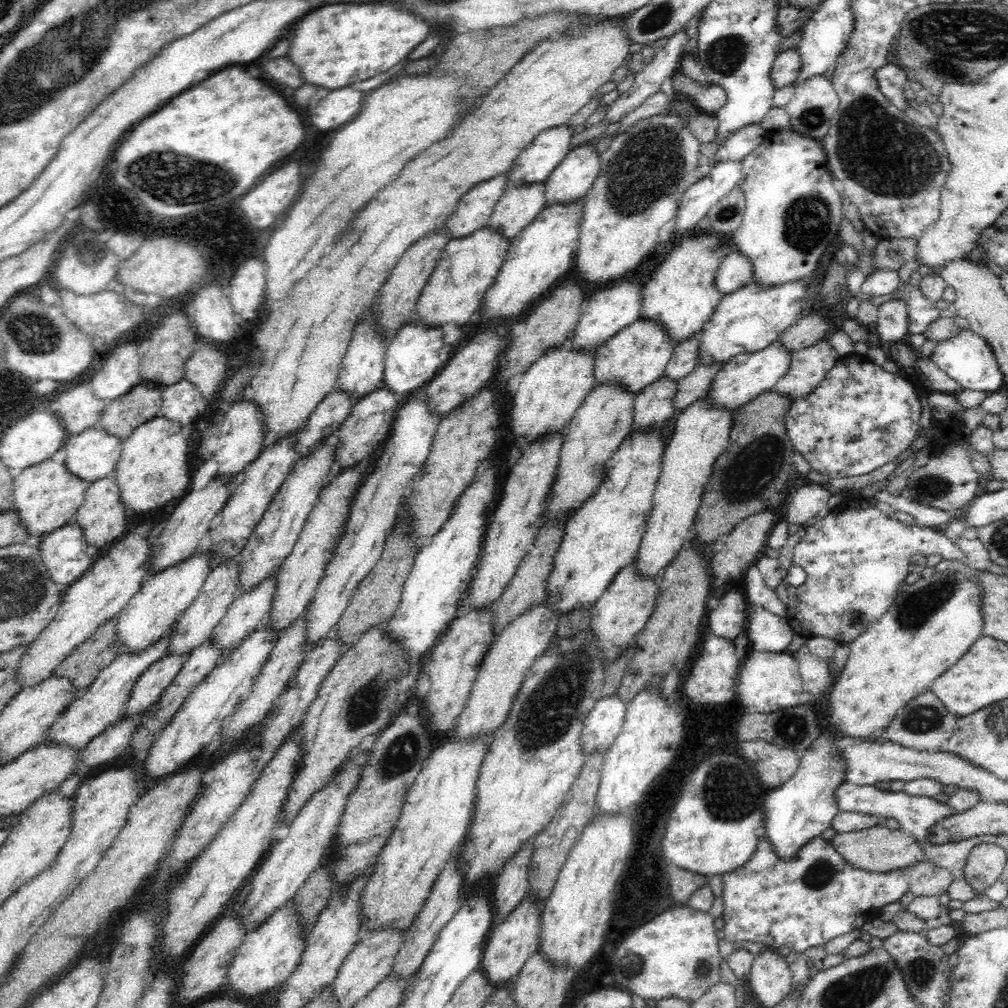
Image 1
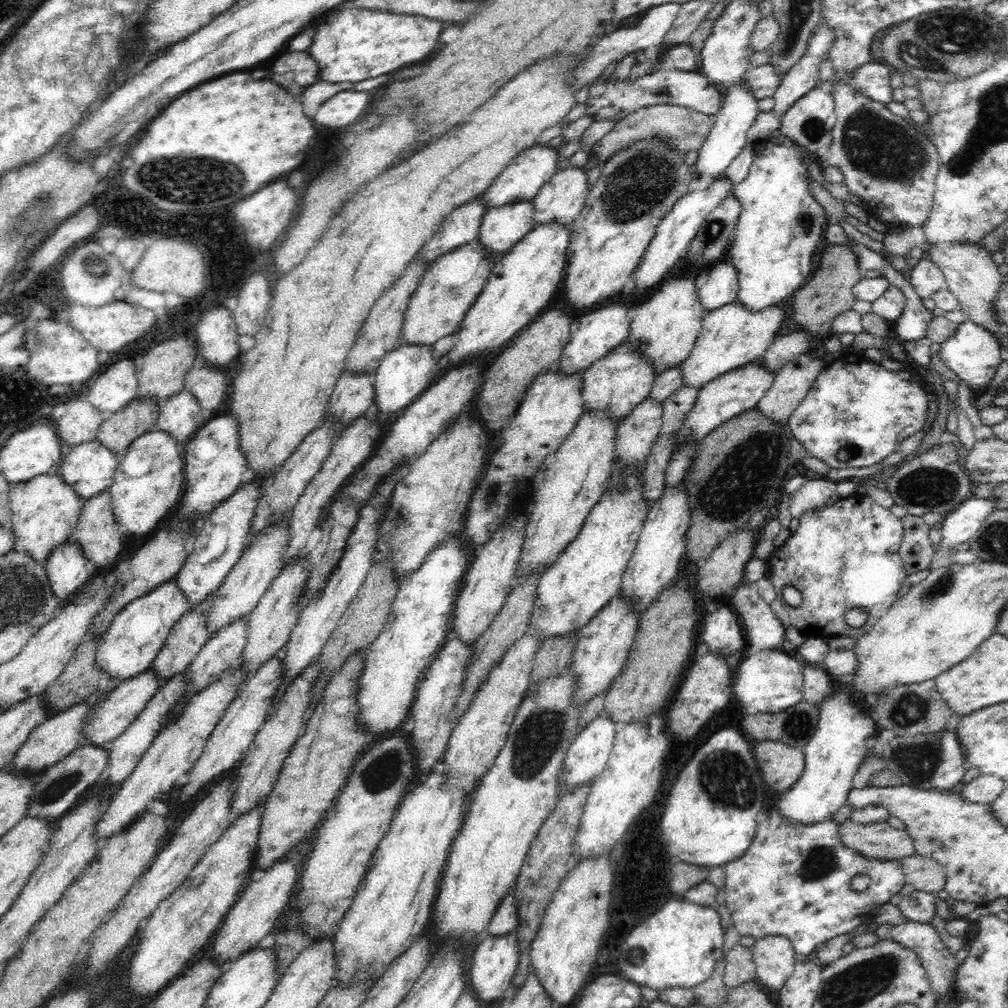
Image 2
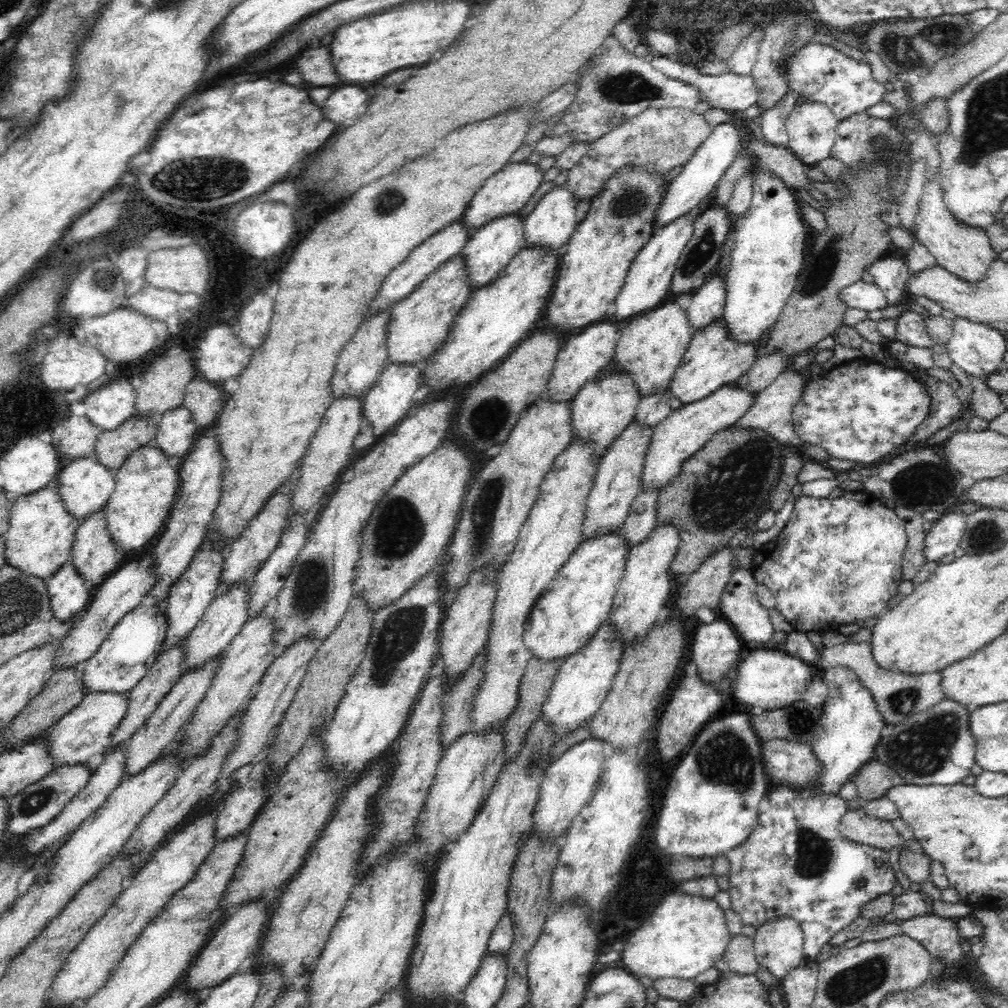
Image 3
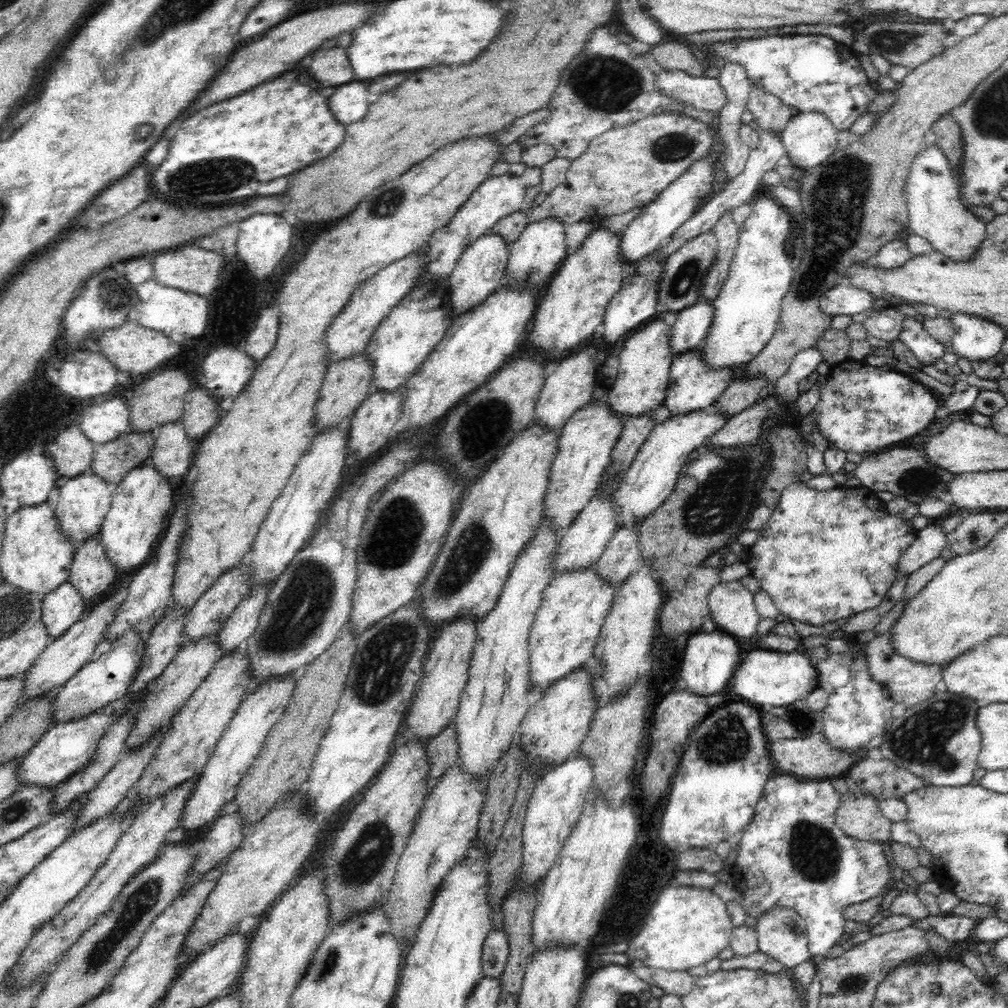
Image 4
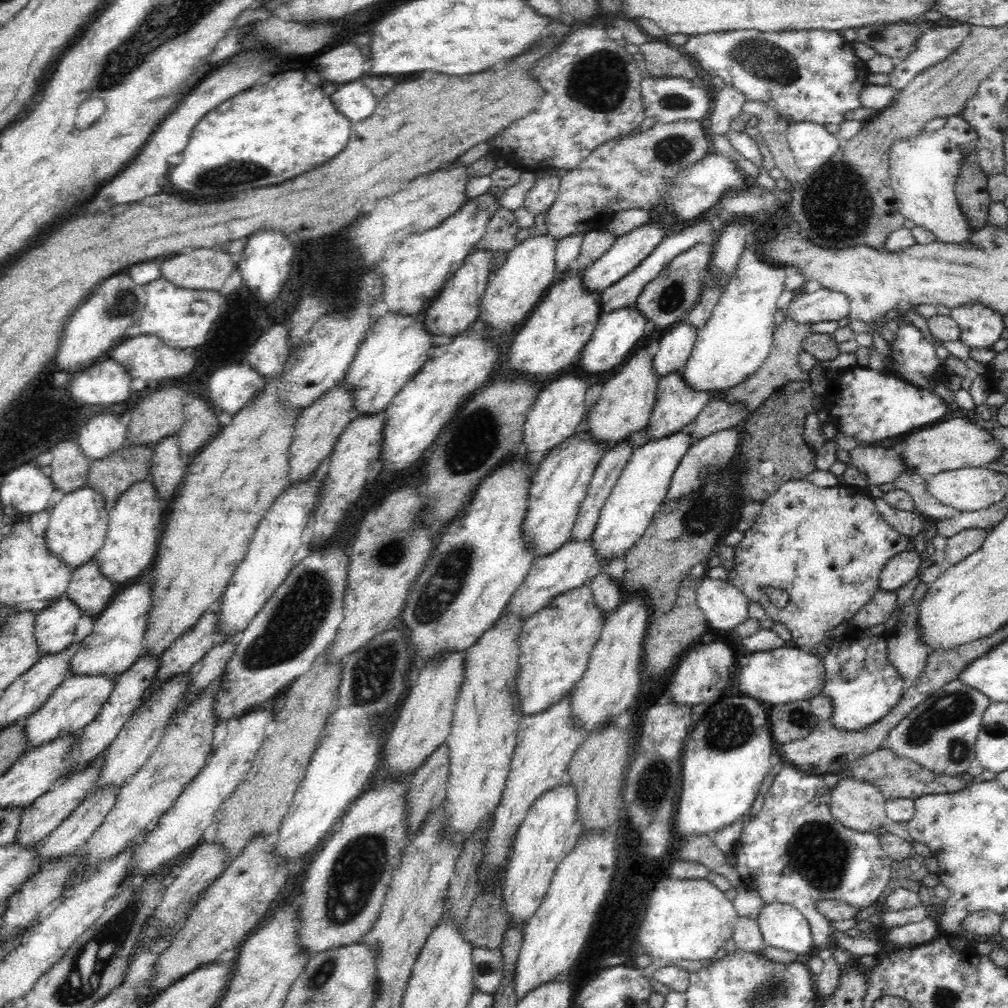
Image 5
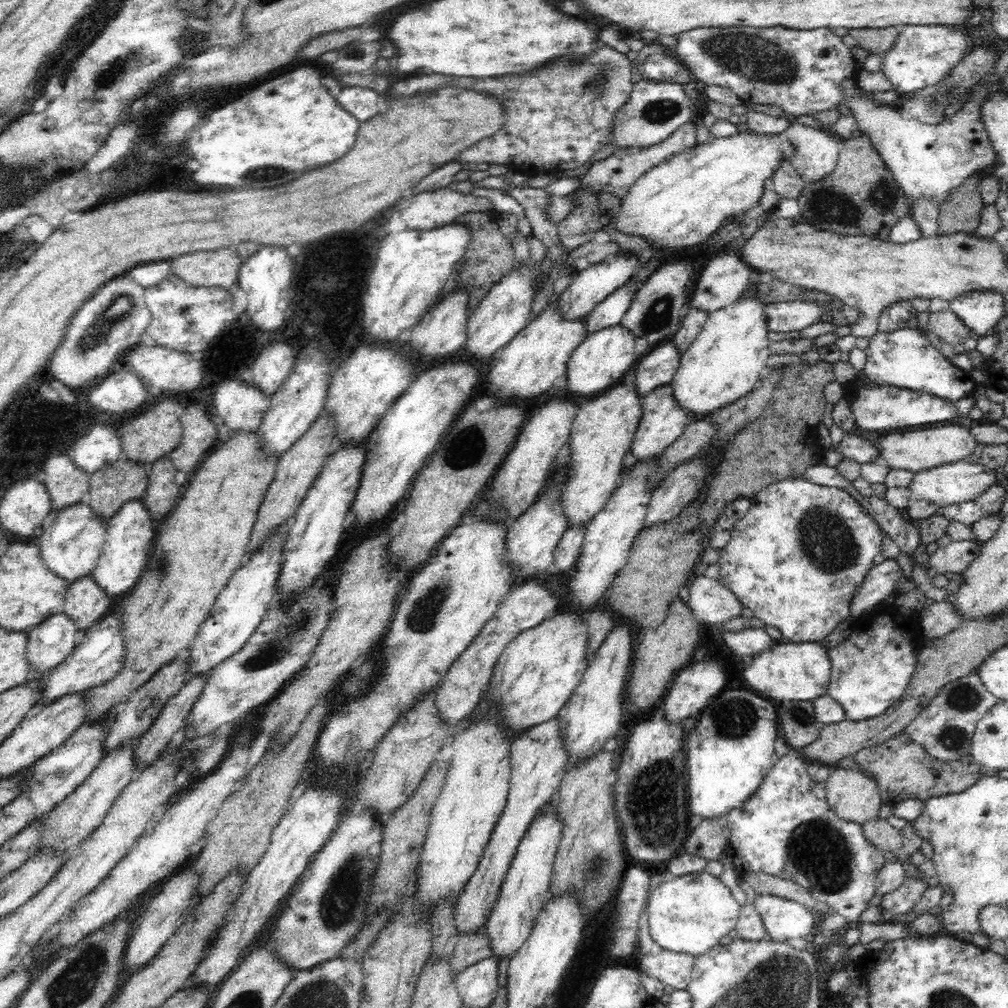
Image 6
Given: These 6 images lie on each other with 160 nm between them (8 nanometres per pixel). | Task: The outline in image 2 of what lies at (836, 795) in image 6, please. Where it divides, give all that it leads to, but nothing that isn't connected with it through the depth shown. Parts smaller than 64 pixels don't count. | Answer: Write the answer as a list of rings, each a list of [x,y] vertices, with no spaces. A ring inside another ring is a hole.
[[[848,818],[839,824],[838,832],[844,846],[866,858],[899,861],[915,854],[913,838],[905,830],[891,827],[888,821],[856,824]]]

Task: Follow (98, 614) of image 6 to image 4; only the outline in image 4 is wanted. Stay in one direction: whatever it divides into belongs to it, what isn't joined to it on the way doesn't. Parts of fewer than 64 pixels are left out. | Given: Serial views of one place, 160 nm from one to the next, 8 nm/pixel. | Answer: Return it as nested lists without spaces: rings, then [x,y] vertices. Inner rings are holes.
[[[91,536],[78,546],[68,581],[82,595],[87,610],[100,602],[116,582],[116,573],[106,557],[106,549],[100,543],[99,536]]]

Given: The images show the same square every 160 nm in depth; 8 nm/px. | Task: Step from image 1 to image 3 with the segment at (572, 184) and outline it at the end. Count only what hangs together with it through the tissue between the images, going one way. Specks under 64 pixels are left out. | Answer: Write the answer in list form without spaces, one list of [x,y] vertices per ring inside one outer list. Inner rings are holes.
[[[556,185],[524,220],[527,246],[542,246],[557,252],[579,224],[577,201],[566,185]]]

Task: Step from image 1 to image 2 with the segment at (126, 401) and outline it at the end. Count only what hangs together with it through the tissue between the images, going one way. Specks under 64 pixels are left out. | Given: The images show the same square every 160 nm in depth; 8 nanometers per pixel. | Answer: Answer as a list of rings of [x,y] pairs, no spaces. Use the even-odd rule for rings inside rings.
[[[132,399],[121,411],[106,416],[97,432],[97,439],[120,457],[135,438],[153,428],[160,409],[154,399]]]

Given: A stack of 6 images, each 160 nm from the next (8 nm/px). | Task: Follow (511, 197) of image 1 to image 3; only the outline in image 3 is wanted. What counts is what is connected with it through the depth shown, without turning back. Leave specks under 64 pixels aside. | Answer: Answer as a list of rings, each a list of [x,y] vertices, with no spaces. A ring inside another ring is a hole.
[[[516,213],[494,218],[490,224],[482,226],[471,234],[460,256],[464,258],[465,267],[468,269],[472,292],[494,280],[494,277],[510,264],[510,260],[527,246],[524,235],[524,220]]]

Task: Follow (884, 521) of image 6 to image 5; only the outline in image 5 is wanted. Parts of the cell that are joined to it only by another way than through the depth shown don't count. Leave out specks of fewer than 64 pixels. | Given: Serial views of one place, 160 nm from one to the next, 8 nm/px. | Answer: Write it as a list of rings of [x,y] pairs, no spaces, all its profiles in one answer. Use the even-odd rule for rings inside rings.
[[[880,497],[874,498],[878,513],[882,515],[882,518],[894,527],[896,531],[906,535],[908,538],[916,536],[920,530],[924,529],[927,520],[923,513],[917,512],[906,512],[906,510],[898,510],[888,504],[884,499]]]

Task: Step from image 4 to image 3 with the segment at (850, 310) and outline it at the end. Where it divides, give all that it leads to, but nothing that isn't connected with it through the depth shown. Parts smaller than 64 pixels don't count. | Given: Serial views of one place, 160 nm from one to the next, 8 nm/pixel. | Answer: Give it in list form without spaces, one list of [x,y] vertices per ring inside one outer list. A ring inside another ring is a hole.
[[[862,279],[843,288],[840,292],[840,299],[847,307],[859,308],[867,312],[881,310],[887,306],[882,289],[876,283],[865,282]]]

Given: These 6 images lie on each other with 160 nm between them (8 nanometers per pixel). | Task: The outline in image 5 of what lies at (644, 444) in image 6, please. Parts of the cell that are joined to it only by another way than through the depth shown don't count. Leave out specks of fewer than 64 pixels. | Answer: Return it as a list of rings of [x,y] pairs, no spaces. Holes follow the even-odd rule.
[[[681,370],[665,374],[658,381],[656,404],[646,426],[648,440],[670,436],[670,433],[687,428],[715,397],[710,391],[696,391],[690,387]]]

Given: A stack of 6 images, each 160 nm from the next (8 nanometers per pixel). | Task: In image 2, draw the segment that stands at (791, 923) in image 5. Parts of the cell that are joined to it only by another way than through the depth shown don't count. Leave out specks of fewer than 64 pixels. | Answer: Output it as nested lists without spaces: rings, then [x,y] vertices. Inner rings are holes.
[[[762,936],[752,947],[756,976],[766,992],[783,991],[793,974],[795,962],[794,946],[783,936]]]

